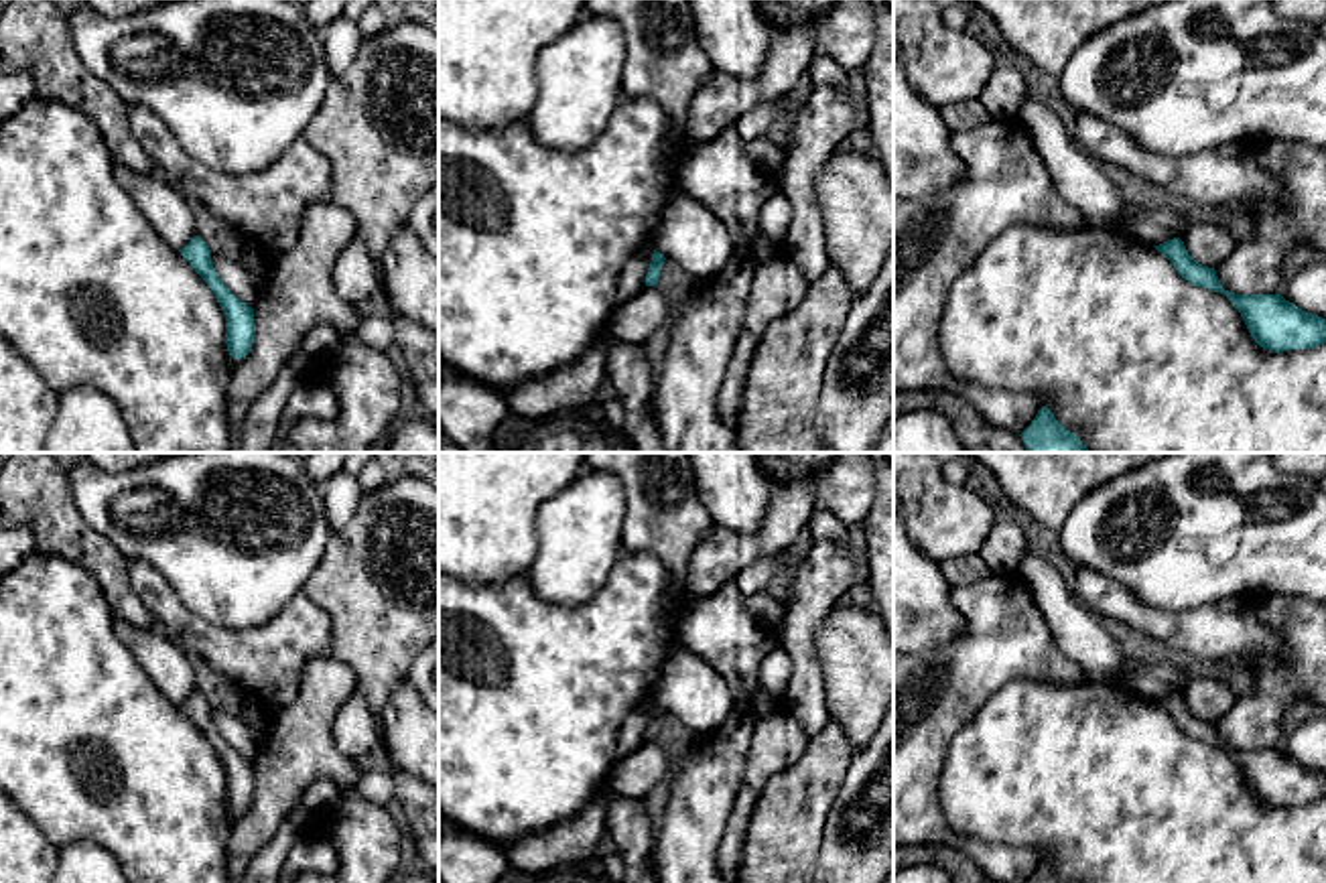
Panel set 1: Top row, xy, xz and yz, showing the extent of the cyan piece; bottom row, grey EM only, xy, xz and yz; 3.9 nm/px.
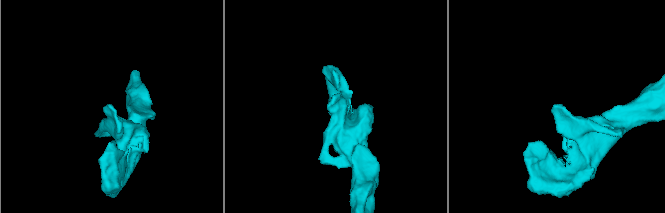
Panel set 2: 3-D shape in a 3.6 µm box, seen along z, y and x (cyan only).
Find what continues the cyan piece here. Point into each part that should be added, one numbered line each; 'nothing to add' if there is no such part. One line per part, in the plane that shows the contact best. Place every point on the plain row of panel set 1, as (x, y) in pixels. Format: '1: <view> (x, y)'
nothing to add

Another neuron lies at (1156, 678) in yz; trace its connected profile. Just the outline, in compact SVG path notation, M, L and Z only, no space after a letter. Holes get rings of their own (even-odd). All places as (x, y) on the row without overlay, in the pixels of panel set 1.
M1168 658L1145 664L1129 660L1121 678L1127 688L1149 700L1159 700L1174 692L1182 694L1188 684L1186 674L1182 674Z

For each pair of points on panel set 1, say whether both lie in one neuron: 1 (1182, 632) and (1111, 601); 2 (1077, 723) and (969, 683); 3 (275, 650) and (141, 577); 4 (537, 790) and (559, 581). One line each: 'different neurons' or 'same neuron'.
1: same neuron
2: different neurons
3: same neuron
4: different neurons

